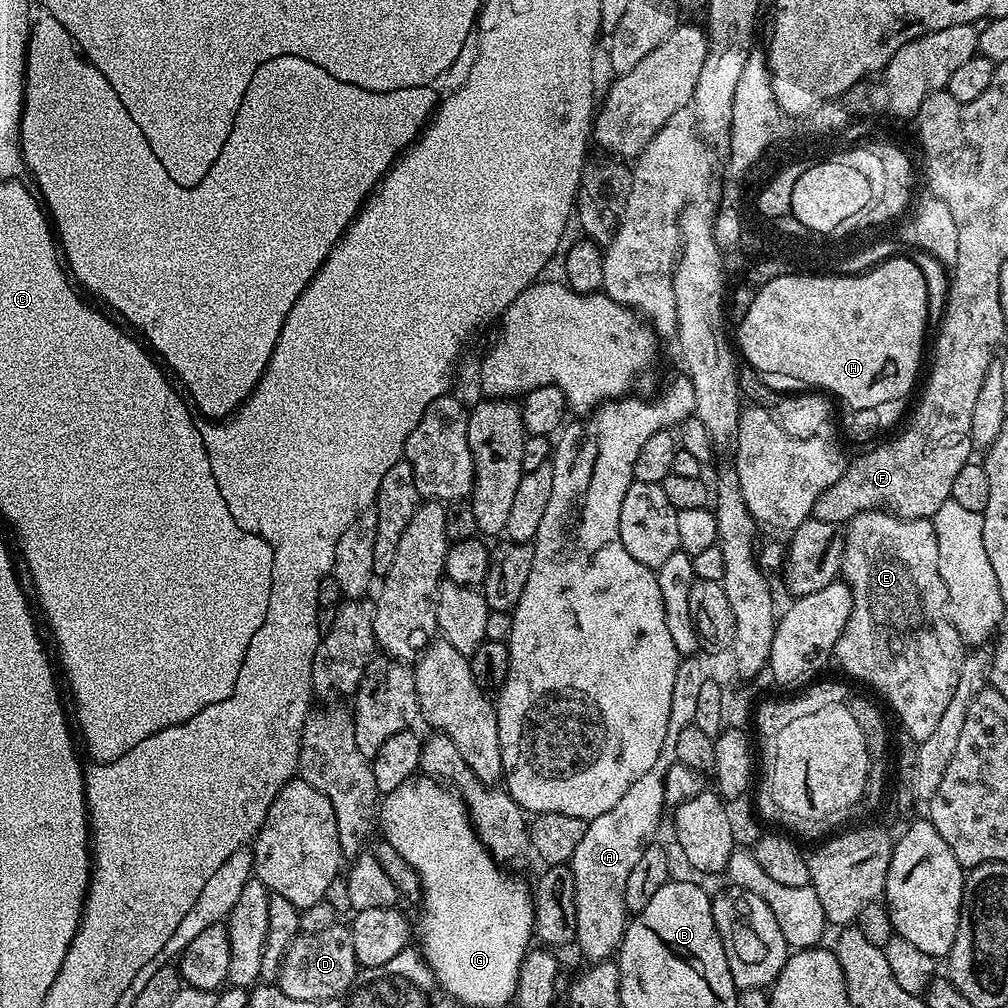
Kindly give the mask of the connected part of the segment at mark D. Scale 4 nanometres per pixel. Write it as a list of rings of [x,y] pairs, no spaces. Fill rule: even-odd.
[[[337,922],[320,933],[305,932],[296,936],[289,945],[279,969],[279,988],[290,998],[303,1000],[329,1000],[343,996],[352,987],[358,965],[354,954],[351,927]]]

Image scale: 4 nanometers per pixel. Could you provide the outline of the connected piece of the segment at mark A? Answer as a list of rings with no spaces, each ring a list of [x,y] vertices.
[[[683,657],[674,678],[670,718],[667,720],[666,737],[658,761],[638,781],[631,784],[622,798],[604,814],[589,821],[583,844],[572,855],[570,867],[575,874],[576,886],[576,939],[581,957],[589,963],[603,963],[619,949],[627,928],[628,911],[625,906],[626,883],[630,873],[651,840],[662,816],[665,805],[665,778],[678,762],[678,734],[695,721],[699,691],[706,680],[699,657]]]

